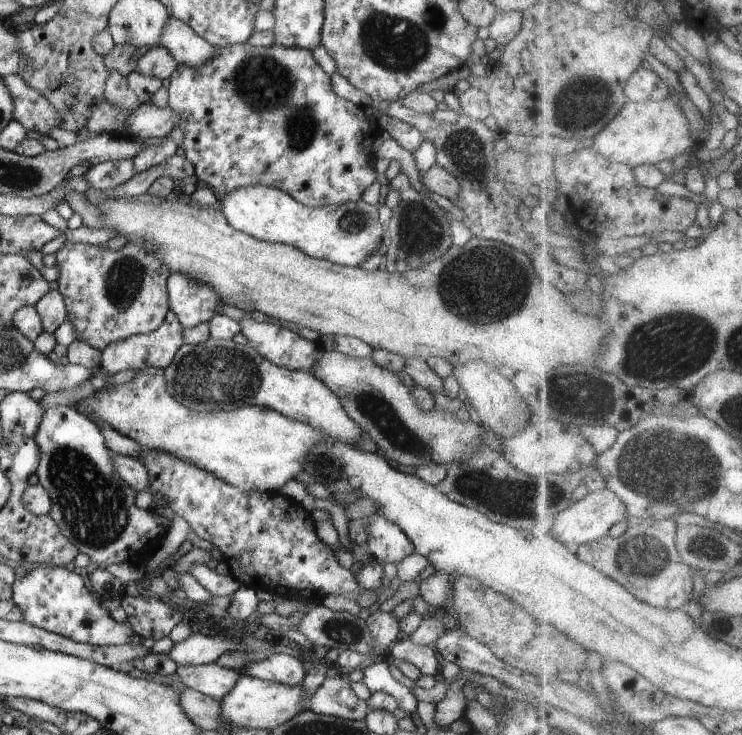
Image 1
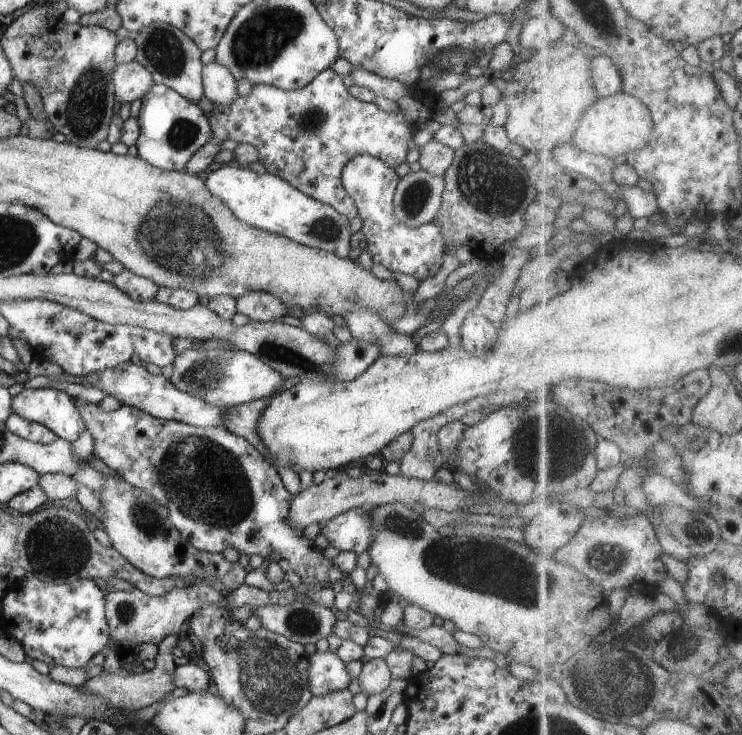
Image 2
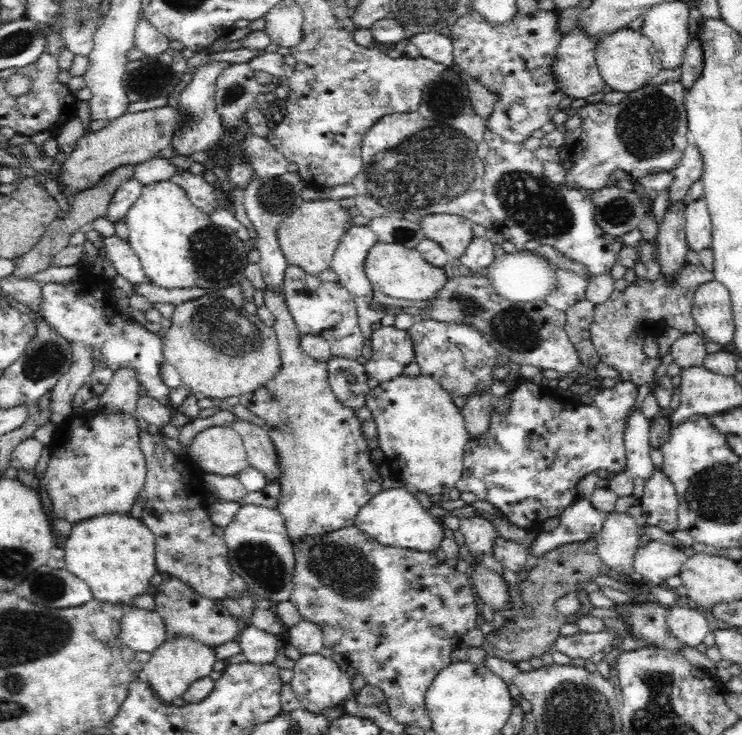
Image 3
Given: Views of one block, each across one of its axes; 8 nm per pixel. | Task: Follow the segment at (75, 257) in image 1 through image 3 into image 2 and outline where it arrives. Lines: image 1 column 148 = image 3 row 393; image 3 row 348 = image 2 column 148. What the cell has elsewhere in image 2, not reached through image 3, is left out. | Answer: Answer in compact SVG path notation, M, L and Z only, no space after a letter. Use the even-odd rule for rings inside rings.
M126 268L114 275L111 283L138 303L154 301L156 293L161 289L153 280L134 274Z

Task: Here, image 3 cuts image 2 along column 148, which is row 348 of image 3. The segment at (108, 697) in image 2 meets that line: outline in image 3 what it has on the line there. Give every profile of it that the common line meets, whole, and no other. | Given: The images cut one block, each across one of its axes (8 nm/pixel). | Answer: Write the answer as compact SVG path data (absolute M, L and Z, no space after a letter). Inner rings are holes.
M699 331L683 334L671 345L670 356L681 368L703 366L704 358L708 354L705 343L706 338Z

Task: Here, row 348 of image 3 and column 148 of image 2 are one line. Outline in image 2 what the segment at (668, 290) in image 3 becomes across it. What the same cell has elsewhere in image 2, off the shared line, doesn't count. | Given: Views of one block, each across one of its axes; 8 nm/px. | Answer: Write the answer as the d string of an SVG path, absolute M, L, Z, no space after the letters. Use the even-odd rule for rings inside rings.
M206 583L192 585L191 587L176 587L161 597L148 596L136 588L130 591L116 591L116 589L112 589L106 594L105 599L105 615L110 627L111 640L116 642L117 646L115 647L116 650L119 650L119 654L135 651L138 645L148 644L148 642L158 646L168 635L174 635L184 629L192 613L208 605L218 605L222 600L221 594Z

